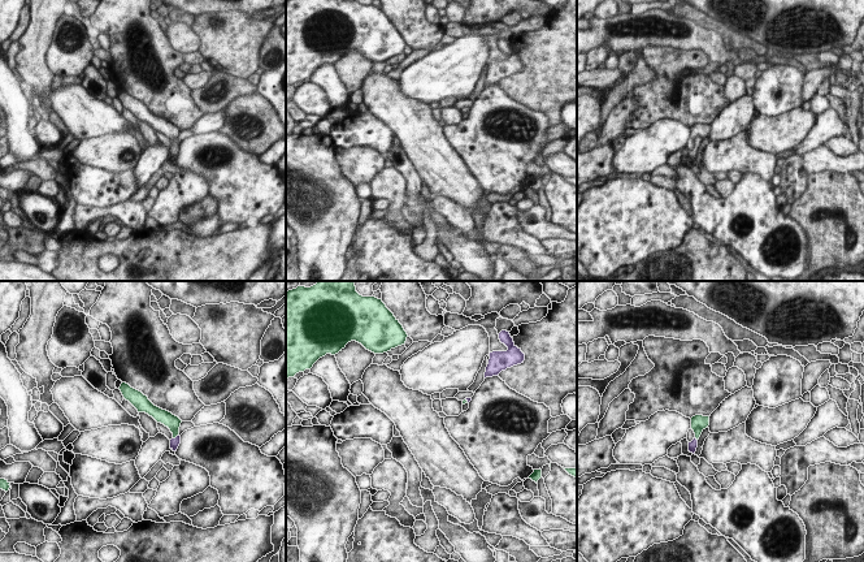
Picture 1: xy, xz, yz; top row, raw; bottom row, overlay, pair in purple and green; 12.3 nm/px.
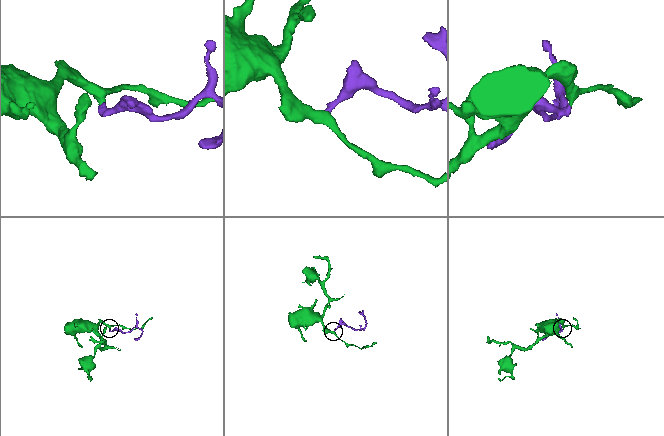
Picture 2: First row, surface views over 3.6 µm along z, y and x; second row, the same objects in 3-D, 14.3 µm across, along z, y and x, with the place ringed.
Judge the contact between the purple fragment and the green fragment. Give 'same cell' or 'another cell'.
same cell

